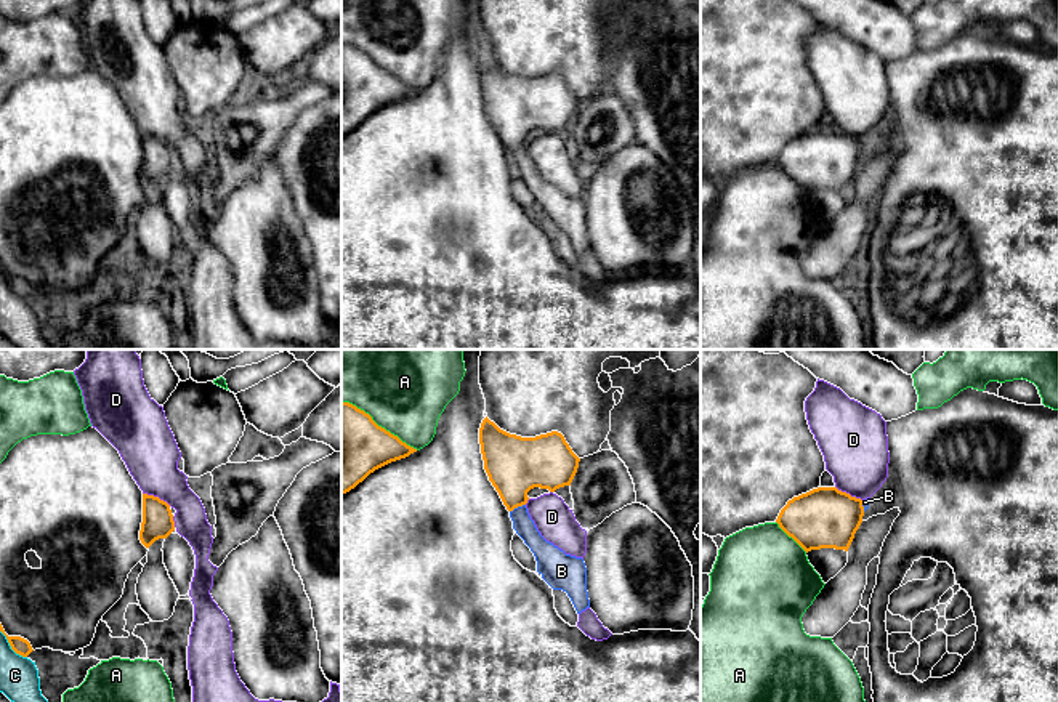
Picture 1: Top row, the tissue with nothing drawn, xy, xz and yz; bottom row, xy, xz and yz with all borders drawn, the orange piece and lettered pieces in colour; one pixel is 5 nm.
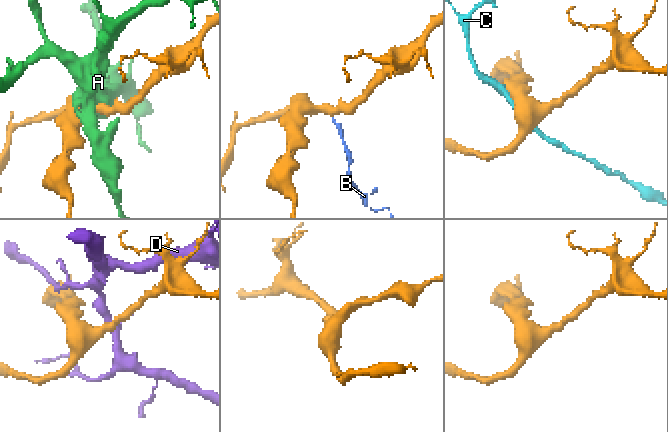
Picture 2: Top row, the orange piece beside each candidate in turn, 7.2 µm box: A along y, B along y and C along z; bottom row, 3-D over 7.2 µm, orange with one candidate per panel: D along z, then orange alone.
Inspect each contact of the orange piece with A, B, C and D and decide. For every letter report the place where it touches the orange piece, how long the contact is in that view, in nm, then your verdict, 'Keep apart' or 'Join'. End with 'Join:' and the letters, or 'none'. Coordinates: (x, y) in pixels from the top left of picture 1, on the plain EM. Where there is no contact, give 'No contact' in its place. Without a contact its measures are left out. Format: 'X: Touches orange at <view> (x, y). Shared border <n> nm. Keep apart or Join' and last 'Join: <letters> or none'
A: Touches orange at xz (380, 68). Shared border 460 nm. Keep apart
B: Touches orange at xz (516, 148). Shared border 90 nm. Join
C: Touches orange at xy (10, 286). Shared border 190 nm. Keep apart
D: Touches orange at xy (157, 138). Shared border 160 nm. Keep apart
Join: B

